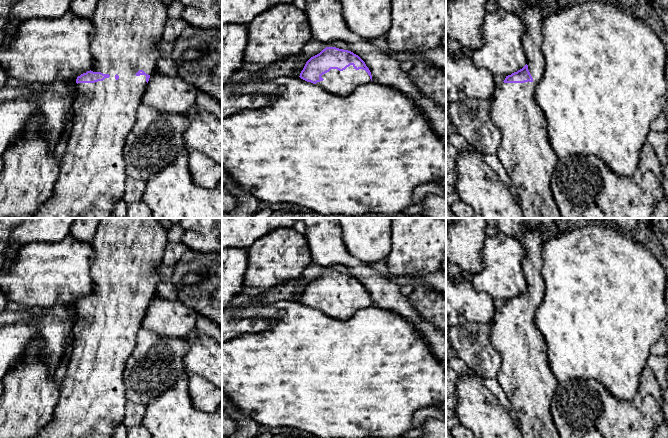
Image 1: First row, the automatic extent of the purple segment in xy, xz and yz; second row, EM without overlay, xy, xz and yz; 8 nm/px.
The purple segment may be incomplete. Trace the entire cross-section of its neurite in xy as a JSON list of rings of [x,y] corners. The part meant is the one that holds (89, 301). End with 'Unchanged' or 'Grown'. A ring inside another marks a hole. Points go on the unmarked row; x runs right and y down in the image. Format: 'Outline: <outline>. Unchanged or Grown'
Outline: [[[102,218],[92,247],[95,258],[91,270],[93,290],[77,301],[78,320],[74,324],[73,350],[61,386],[60,399],[52,420],[34,438],[113,438],[115,427],[125,415],[123,371],[137,342],[150,300],[156,294],[161,265],[167,244],[166,229],[159,218]]]. Grown

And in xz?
Outline: [[[326,271],[319,278],[311,281],[306,286],[299,301],[338,320],[348,320],[359,310],[372,305],[369,292],[358,279],[336,271]]]. Grown

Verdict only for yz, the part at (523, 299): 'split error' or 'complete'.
split error

